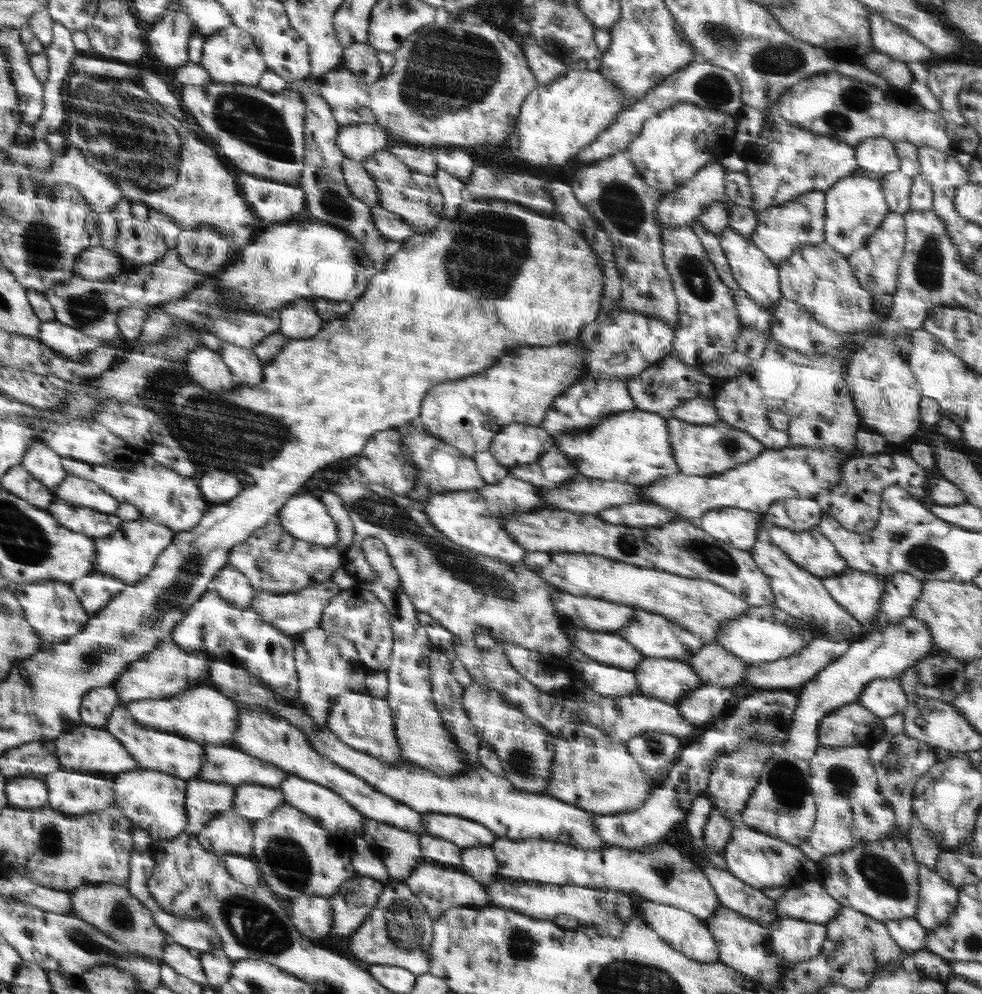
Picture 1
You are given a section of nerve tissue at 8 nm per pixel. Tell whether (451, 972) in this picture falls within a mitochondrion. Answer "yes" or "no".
no

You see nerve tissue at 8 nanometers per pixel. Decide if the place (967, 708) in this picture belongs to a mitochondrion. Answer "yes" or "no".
no

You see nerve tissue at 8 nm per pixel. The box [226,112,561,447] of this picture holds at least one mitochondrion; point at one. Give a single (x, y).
(506, 260)

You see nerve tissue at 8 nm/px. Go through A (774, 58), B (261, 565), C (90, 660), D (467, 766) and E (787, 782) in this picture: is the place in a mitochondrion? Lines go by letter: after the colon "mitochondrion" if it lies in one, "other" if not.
A: mitochondrion
B: mitochondrion
C: mitochondrion
D: other
E: mitochondrion

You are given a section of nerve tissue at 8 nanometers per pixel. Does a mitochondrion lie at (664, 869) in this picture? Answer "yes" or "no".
yes

